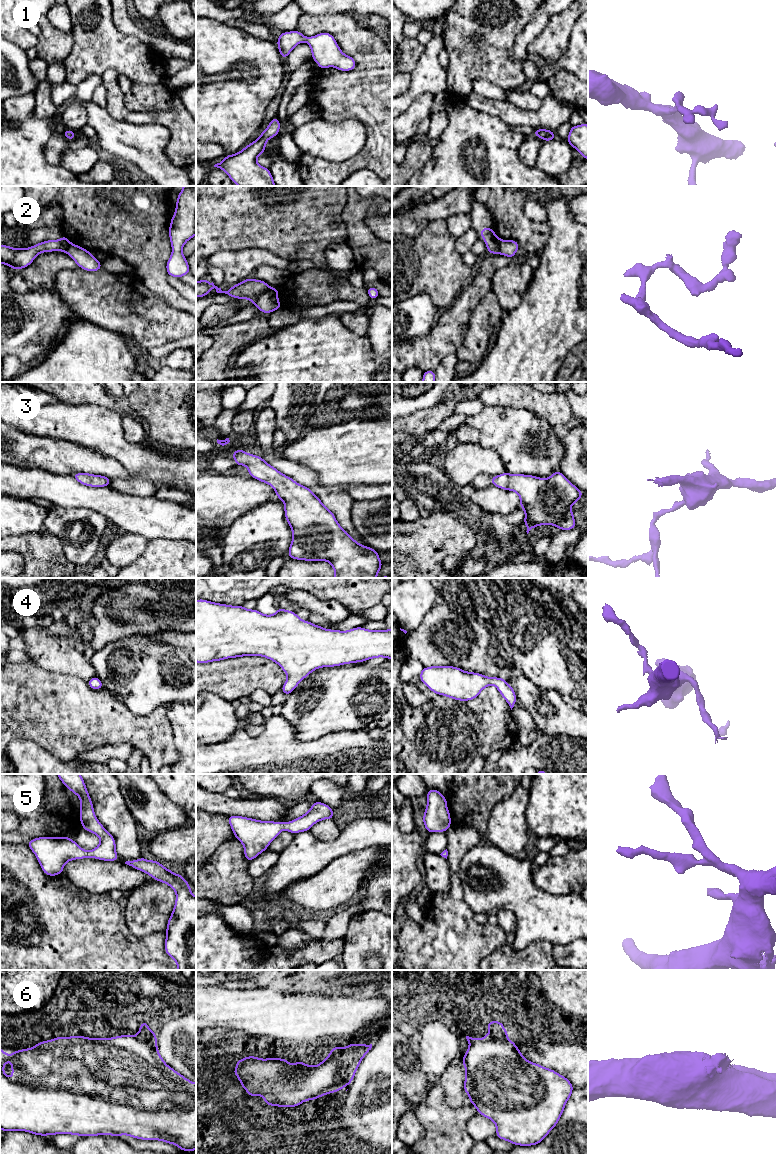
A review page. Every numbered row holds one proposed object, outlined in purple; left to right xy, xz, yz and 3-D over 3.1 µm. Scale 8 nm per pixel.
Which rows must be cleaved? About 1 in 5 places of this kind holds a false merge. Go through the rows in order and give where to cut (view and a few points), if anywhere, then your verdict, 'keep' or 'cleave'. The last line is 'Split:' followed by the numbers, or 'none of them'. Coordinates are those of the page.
1: no cut | keep
2: xz (270, 287), (252, 300) | cleave
3: no cut | keep
4: no cut | keep
5: no cut | keep
6: no cut | keep
Split: 2

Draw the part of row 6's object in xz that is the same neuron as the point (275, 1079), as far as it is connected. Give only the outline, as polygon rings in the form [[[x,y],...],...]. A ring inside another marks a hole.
[[[350,1044],[346,1048],[334,1046],[329,1049],[327,1058],[316,1066],[306,1065],[302,1061],[296,1061],[292,1065],[283,1058],[261,1059],[256,1056],[247,1056],[236,1062],[236,1068],[232,1074],[239,1078],[242,1088],[249,1096],[261,1095],[268,1106],[297,1107],[308,1100],[315,1100],[329,1093],[336,1093],[349,1085],[359,1068],[364,1056],[371,1050],[372,1044]]]

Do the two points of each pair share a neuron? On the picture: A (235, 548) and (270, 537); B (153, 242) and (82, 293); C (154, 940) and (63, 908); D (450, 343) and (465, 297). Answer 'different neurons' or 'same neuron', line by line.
A: same neuron
B: different neurons
C: same neuron
D: same neuron

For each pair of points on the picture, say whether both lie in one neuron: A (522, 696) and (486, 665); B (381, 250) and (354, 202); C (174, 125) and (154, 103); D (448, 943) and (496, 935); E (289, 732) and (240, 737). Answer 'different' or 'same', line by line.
A: different
B: same
C: different
D: same
E: same

